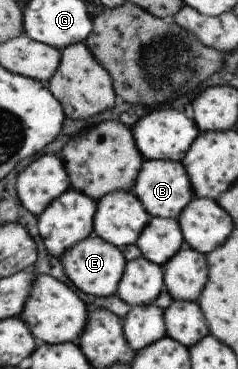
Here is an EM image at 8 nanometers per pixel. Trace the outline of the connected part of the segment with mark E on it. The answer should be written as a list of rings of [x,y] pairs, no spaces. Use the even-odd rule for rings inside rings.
[[[97,234],[86,237],[82,242],[74,244],[72,248],[66,249],[61,256],[60,264],[66,278],[74,284],[89,299],[95,296],[110,296],[115,290],[124,270],[124,258],[118,248],[101,239]]]

